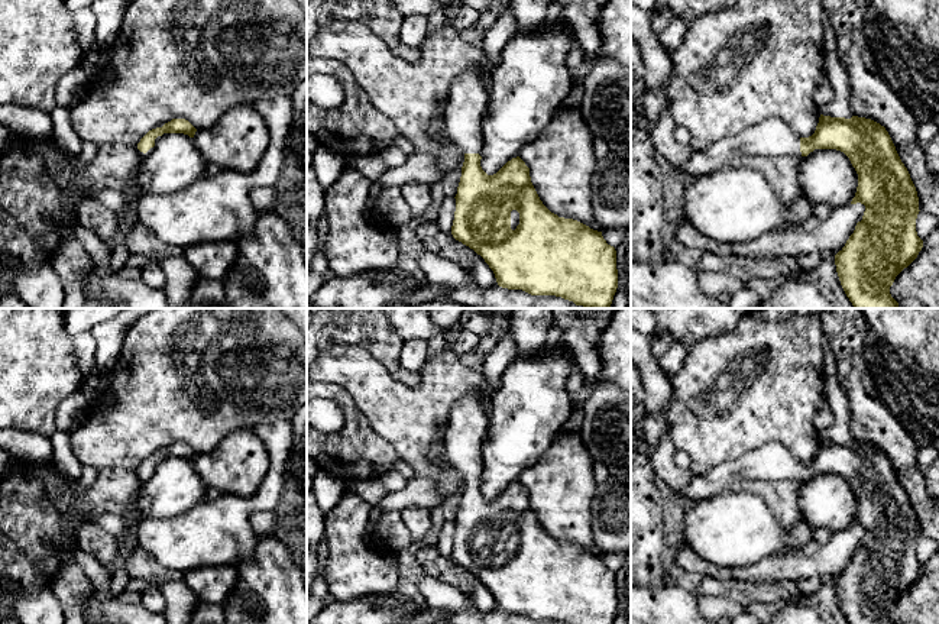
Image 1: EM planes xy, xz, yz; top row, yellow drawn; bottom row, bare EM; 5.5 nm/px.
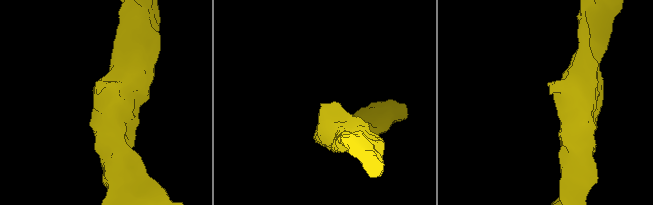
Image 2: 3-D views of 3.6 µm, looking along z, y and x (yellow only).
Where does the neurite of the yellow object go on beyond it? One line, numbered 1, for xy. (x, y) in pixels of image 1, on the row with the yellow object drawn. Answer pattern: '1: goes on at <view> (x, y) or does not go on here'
1: goes on at xy (151, 149)

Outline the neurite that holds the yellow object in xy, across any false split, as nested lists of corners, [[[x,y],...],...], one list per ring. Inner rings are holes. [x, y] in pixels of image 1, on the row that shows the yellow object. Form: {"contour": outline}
{"contour": [[[172,119],[171,122],[156,126],[152,130],[149,130],[140,142],[136,145],[137,152],[146,158],[153,151],[158,139],[163,133],[184,133],[190,138],[194,138],[197,129],[185,119]]]}

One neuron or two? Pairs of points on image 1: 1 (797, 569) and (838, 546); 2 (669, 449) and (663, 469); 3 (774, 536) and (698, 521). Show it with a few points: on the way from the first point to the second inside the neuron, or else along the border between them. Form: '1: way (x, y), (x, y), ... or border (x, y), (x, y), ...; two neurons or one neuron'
1: way (808, 562), (823, 561), (828, 556); one neuron
2: way (664, 453), (663, 465); one neuron
3: way (755, 534), (744, 530), (716, 529); one neuron

